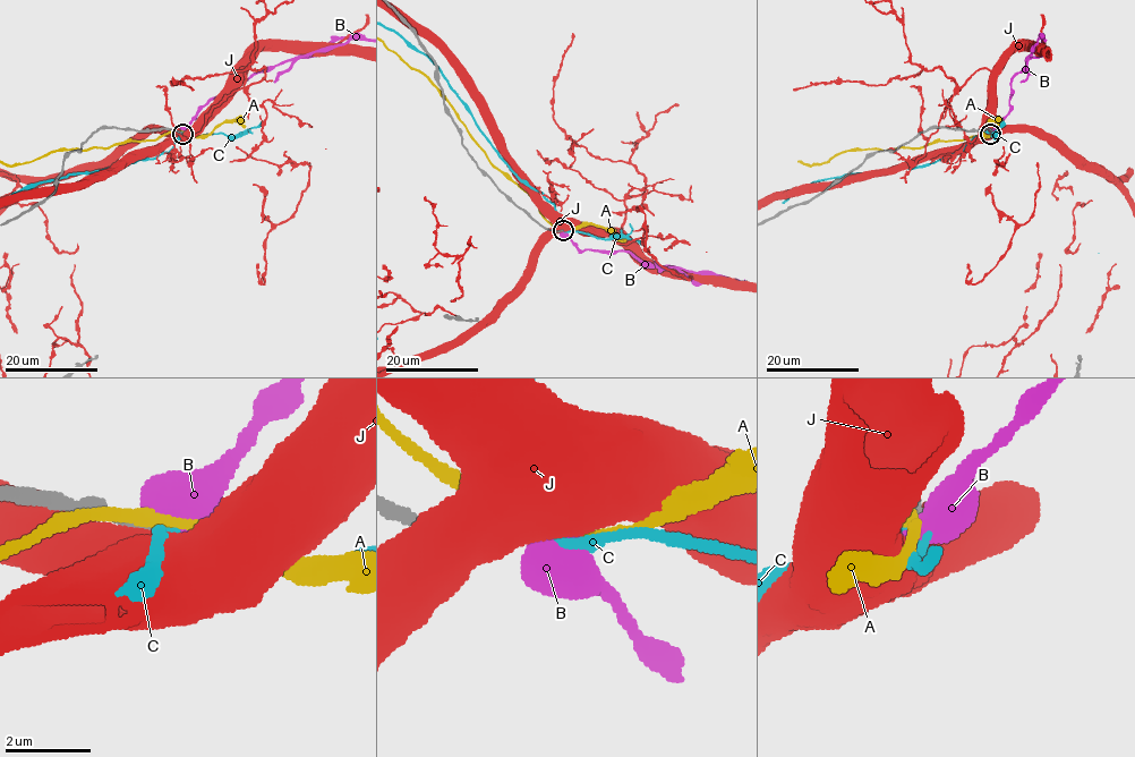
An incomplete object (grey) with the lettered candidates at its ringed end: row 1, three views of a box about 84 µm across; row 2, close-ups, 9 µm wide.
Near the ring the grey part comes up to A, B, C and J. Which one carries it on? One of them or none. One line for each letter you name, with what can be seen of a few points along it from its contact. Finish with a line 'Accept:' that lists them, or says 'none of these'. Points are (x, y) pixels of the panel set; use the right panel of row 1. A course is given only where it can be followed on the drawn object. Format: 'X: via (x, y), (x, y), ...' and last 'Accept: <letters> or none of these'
B: via (990, 133), (1008, 112), (1010, 81), (1025, 67), (1039, 39), (1044, 41), (1044, 45), (1054, 45)
Accept: B

